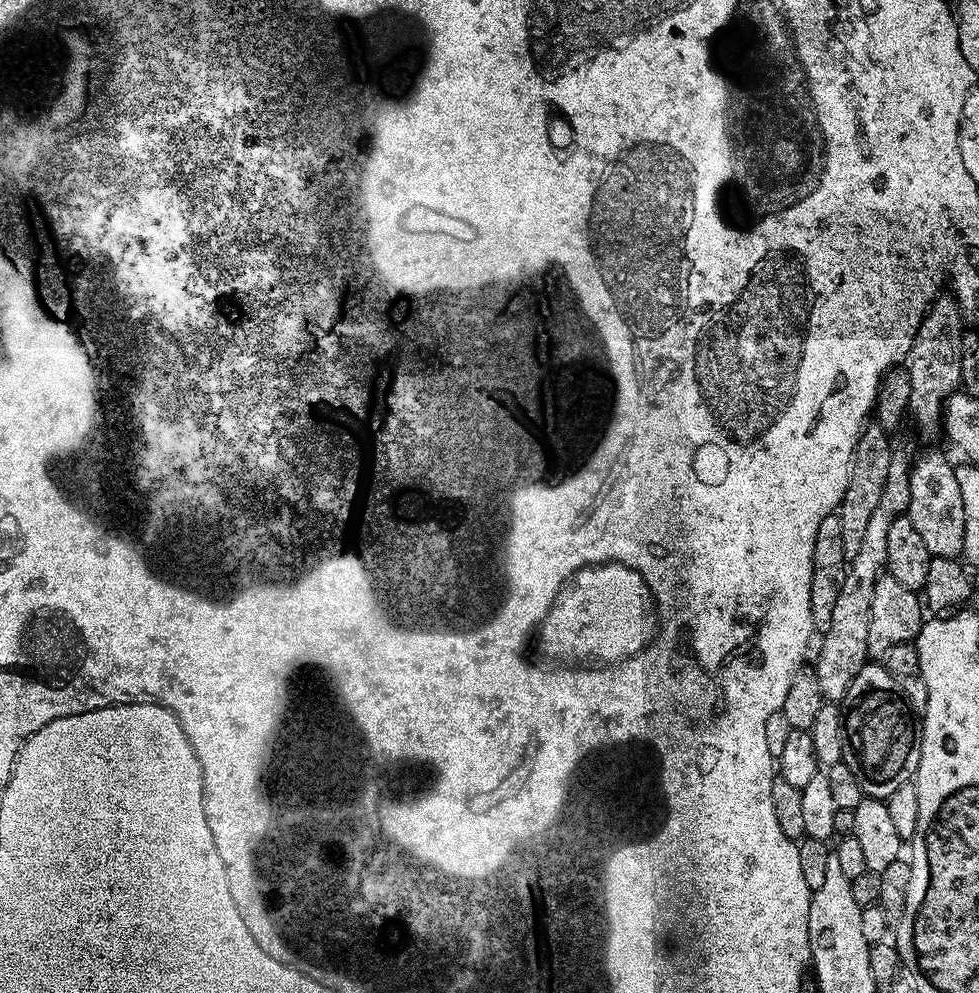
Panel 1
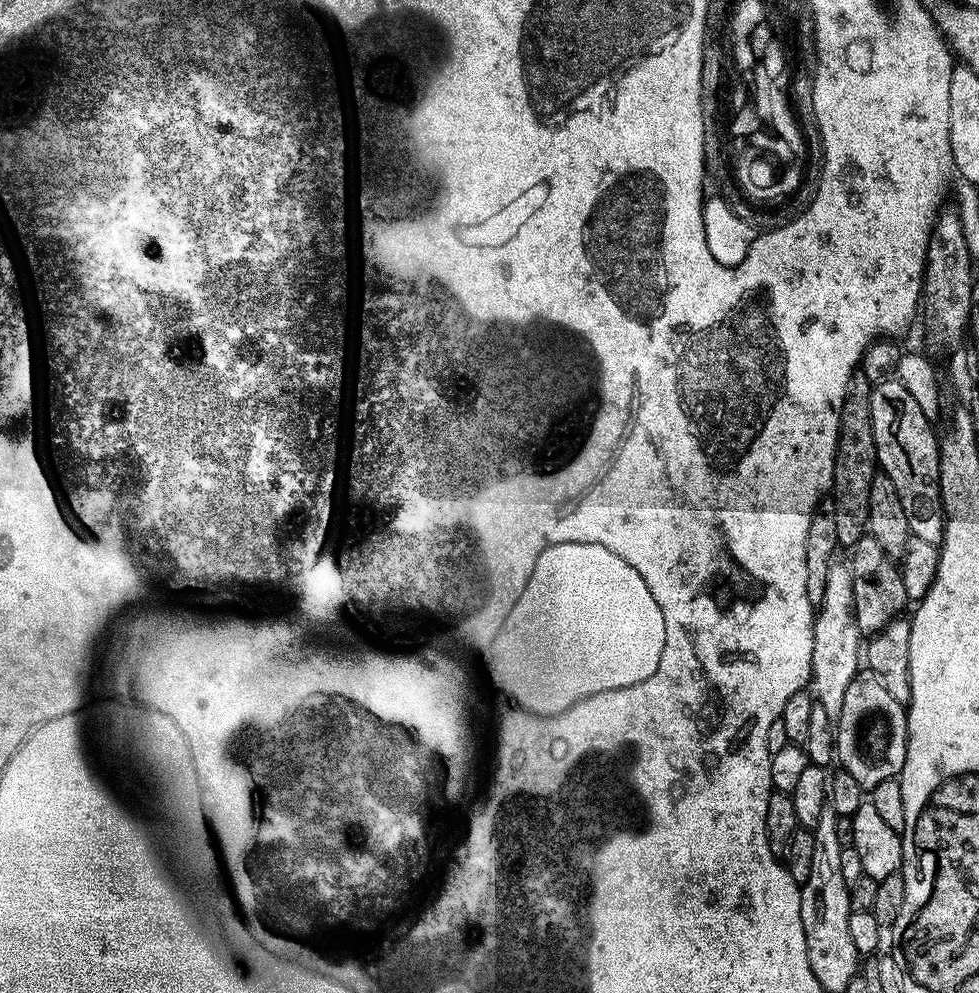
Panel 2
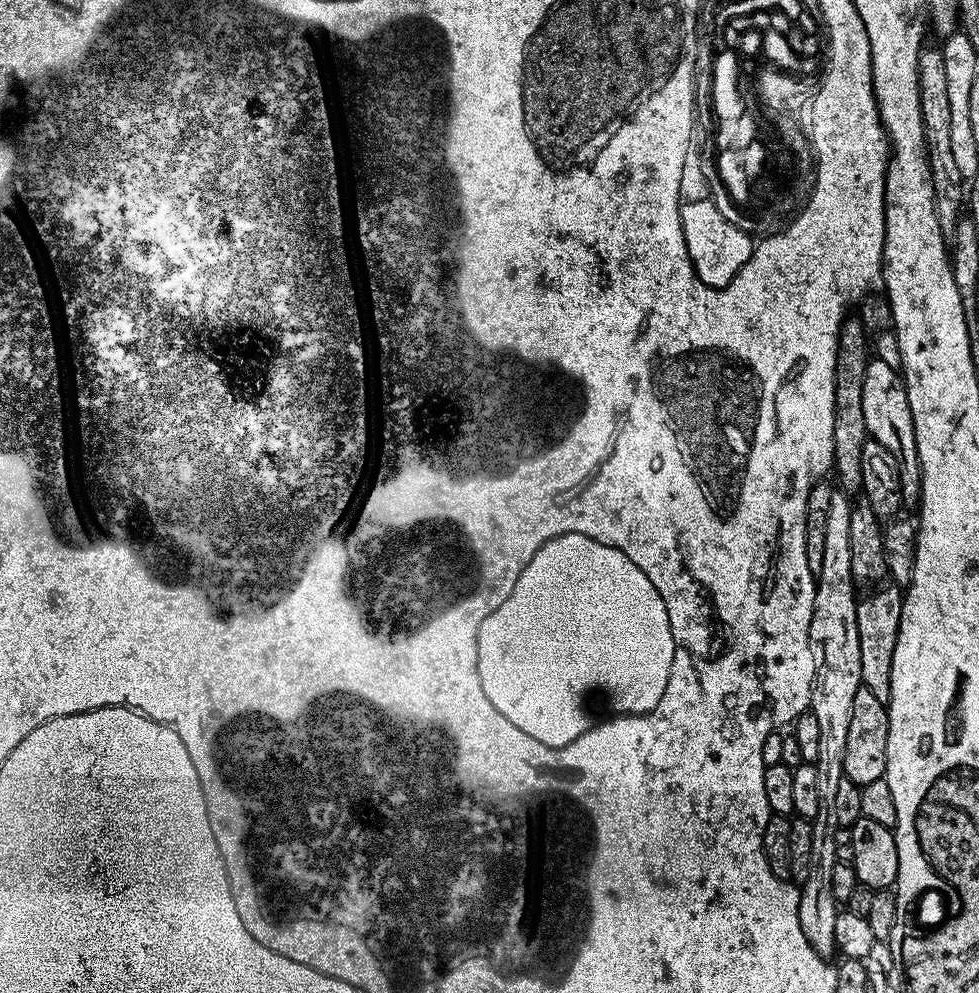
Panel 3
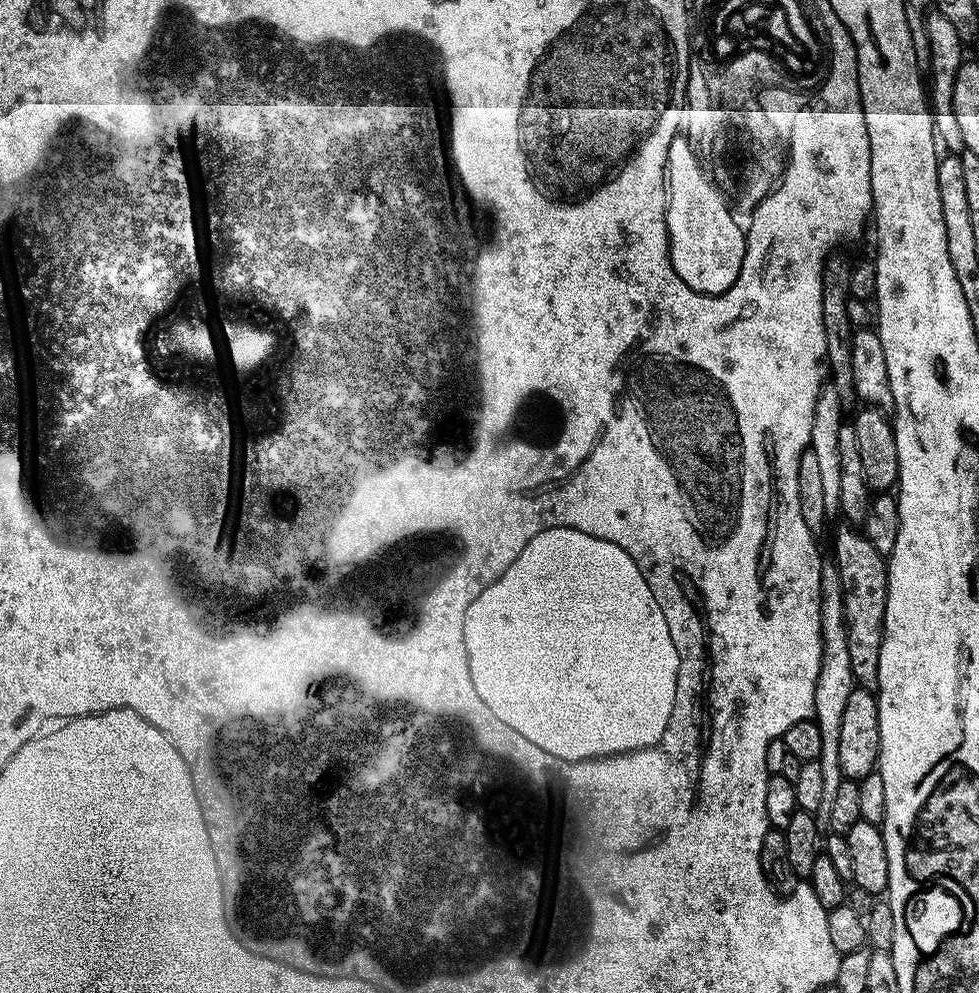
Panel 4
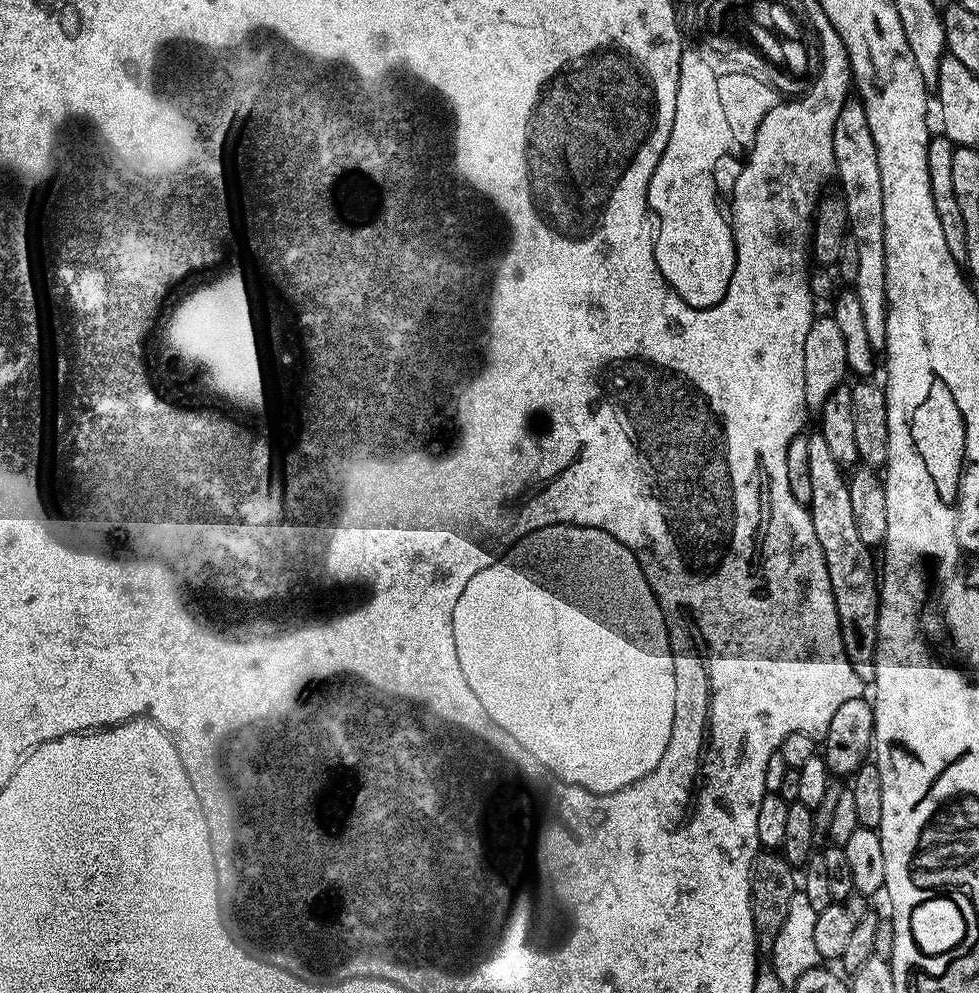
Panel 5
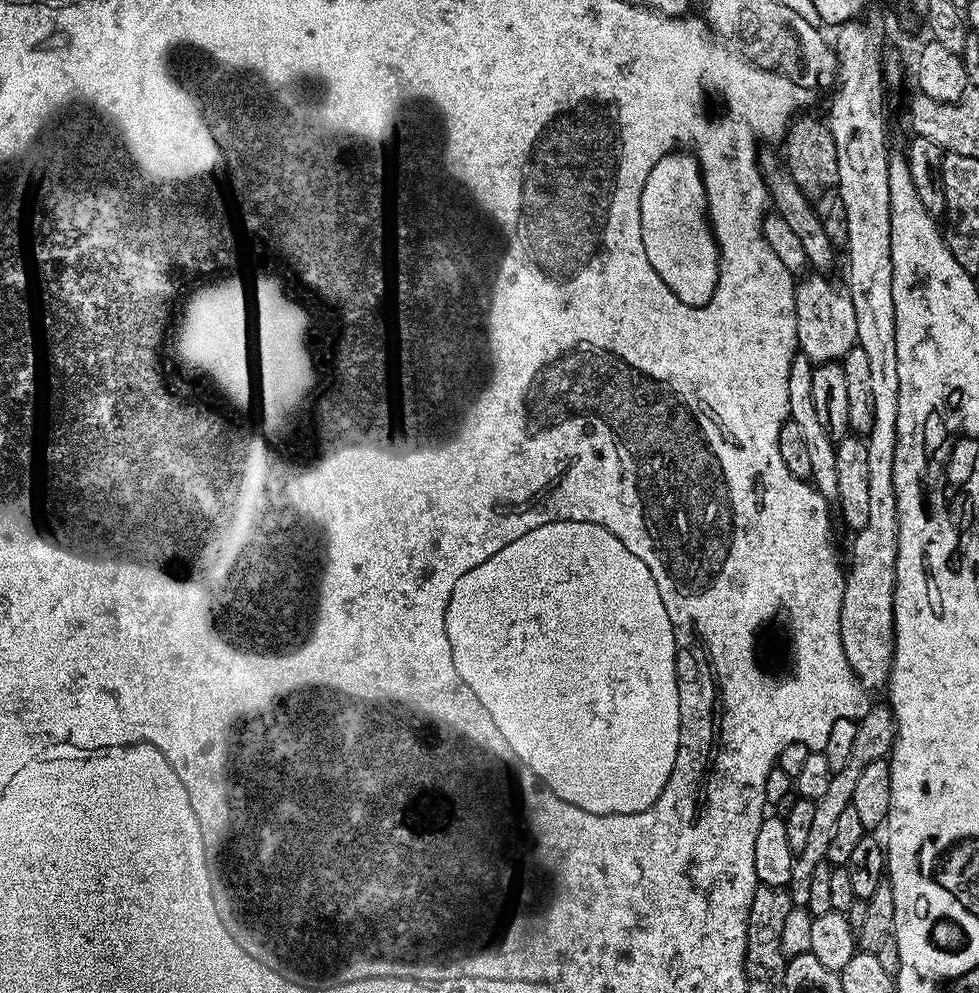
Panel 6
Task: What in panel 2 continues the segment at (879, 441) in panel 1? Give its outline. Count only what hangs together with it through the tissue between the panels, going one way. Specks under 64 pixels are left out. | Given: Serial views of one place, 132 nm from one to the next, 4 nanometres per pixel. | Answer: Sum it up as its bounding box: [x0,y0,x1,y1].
[832,375,878,549]

